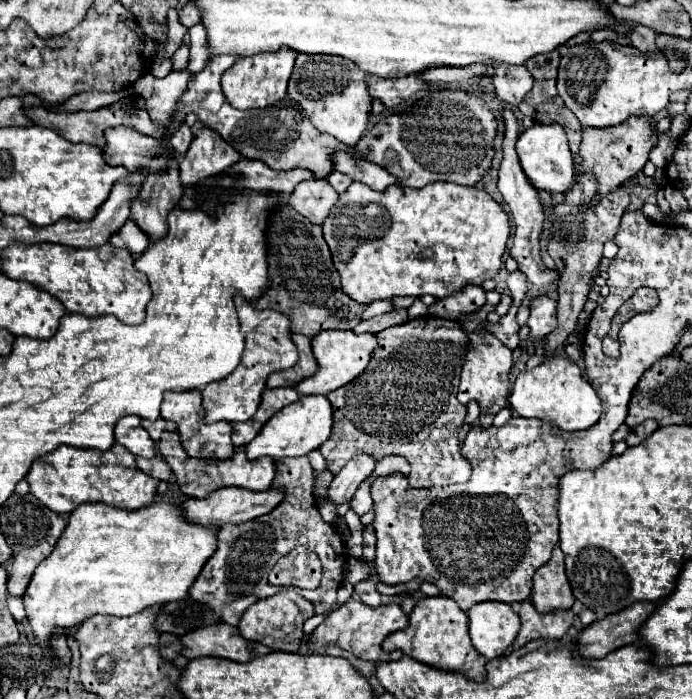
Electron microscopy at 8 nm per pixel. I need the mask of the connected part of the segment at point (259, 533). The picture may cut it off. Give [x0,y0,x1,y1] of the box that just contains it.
[189,457,349,625]

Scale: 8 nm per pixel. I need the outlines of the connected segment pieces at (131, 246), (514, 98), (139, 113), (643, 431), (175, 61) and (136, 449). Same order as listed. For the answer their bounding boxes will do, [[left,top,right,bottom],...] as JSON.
[[109,219,149,255],[493,65,533,107],[25,93,165,147],[625,421,659,447],[172,43,190,71],[115,415,157,459]]

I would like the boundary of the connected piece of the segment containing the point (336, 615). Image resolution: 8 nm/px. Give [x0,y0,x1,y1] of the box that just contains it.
[309,599,409,661]

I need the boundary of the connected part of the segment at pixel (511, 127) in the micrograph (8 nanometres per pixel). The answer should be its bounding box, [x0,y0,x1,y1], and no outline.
[499,107,559,289]

